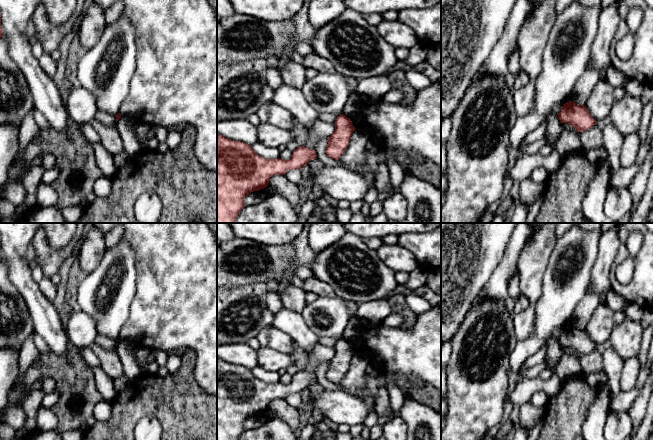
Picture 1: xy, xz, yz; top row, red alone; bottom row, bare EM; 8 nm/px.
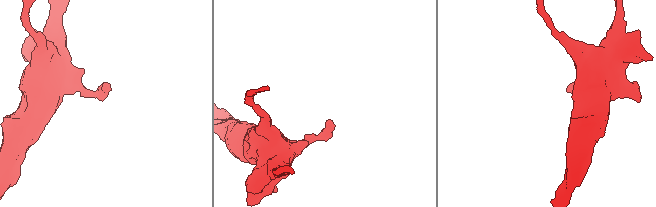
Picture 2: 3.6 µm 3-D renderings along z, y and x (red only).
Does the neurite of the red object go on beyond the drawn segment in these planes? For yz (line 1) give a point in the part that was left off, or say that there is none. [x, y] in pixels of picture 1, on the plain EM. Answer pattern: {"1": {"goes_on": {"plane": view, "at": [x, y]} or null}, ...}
{"1": {"goes_on": null}}

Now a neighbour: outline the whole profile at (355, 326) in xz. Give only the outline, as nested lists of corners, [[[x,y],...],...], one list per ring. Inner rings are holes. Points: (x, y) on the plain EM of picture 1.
[[[361,319],[350,320],[343,333],[342,338],[349,342],[353,340],[362,331],[363,328],[364,323]]]

